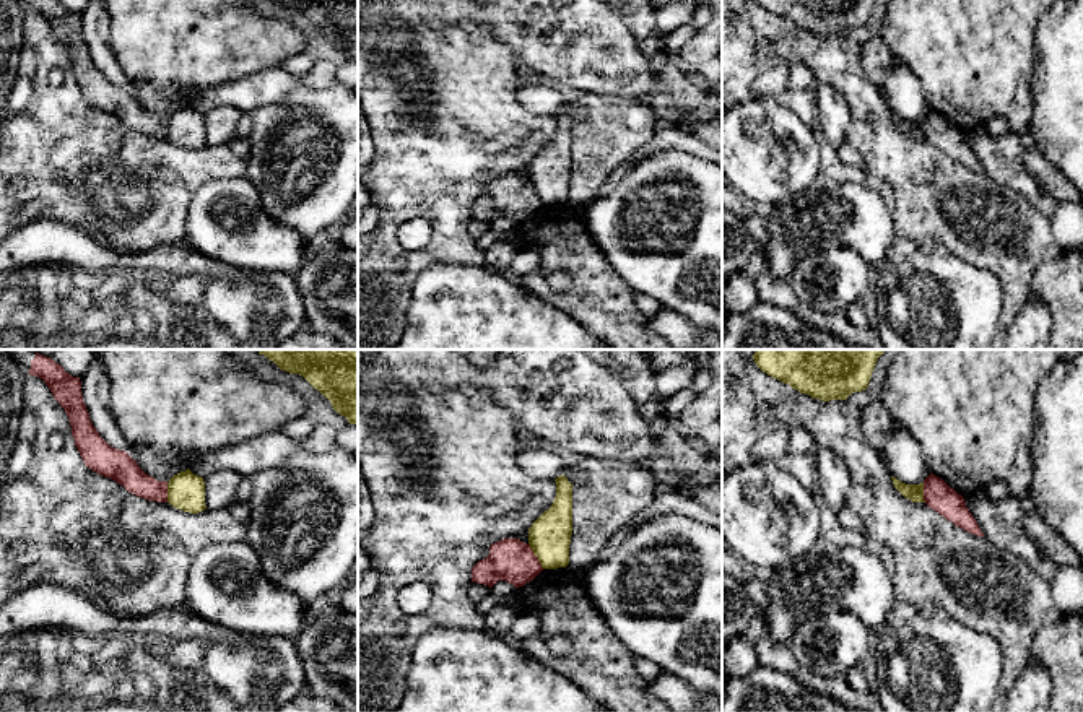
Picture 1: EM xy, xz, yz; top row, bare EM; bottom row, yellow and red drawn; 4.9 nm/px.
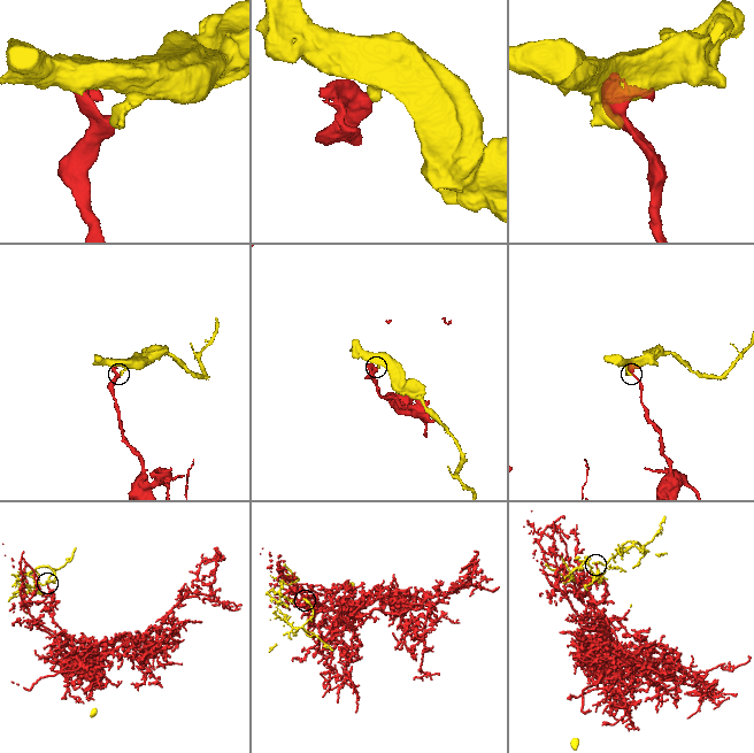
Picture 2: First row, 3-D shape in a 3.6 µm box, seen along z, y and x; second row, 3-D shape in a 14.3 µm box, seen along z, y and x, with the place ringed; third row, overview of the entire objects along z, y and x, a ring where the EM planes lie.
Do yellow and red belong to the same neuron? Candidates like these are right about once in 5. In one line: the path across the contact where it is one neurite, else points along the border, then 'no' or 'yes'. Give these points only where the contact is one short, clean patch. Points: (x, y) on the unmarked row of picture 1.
border along xz (529, 179), (543, 204); no

